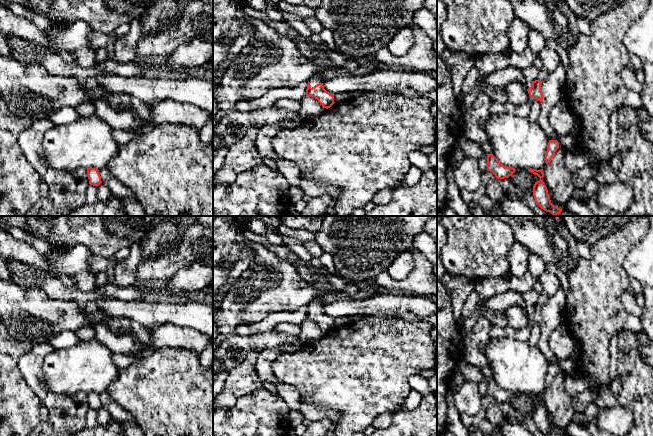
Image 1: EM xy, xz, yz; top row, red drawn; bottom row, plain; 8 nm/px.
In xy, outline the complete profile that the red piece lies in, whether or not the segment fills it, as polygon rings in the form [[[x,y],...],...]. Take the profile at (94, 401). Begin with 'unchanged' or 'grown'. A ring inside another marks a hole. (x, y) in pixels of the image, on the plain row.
unchanged; [[[92,391],[87,392],[87,400],[90,409],[97,411],[102,407],[99,394],[96,392],[92,392]]]

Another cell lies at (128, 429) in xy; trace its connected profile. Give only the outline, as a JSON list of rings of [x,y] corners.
[[[114,421],[108,424],[117,424],[121,427],[123,436],[145,436],[144,432],[137,426],[127,422]]]

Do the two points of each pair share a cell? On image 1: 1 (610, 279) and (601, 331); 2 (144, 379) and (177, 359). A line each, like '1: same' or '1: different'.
1: same
2: same

